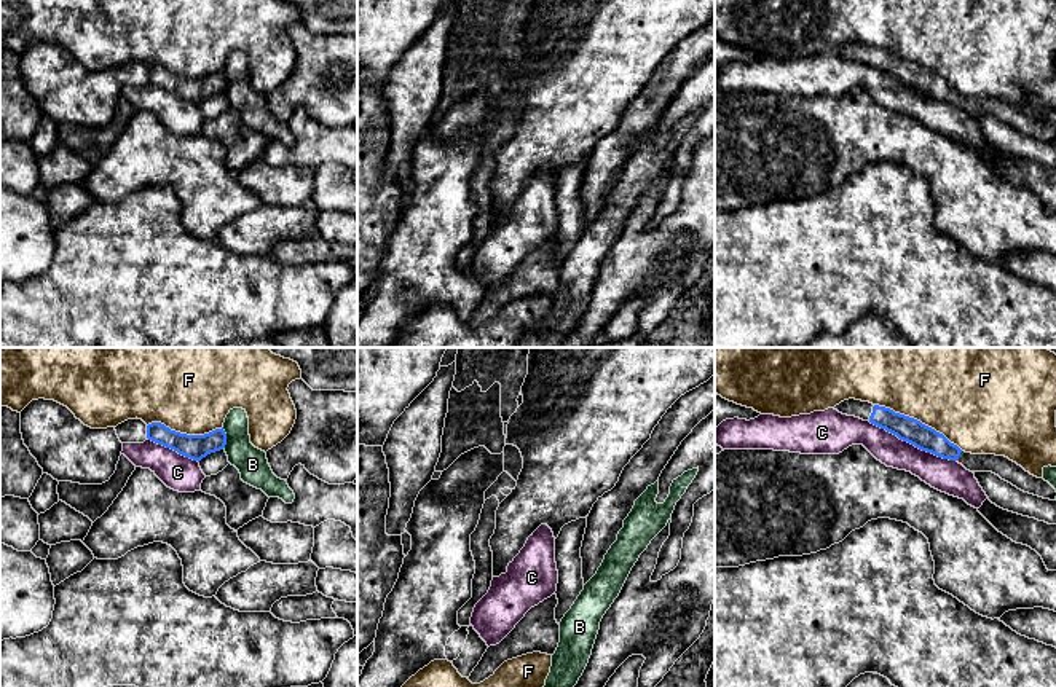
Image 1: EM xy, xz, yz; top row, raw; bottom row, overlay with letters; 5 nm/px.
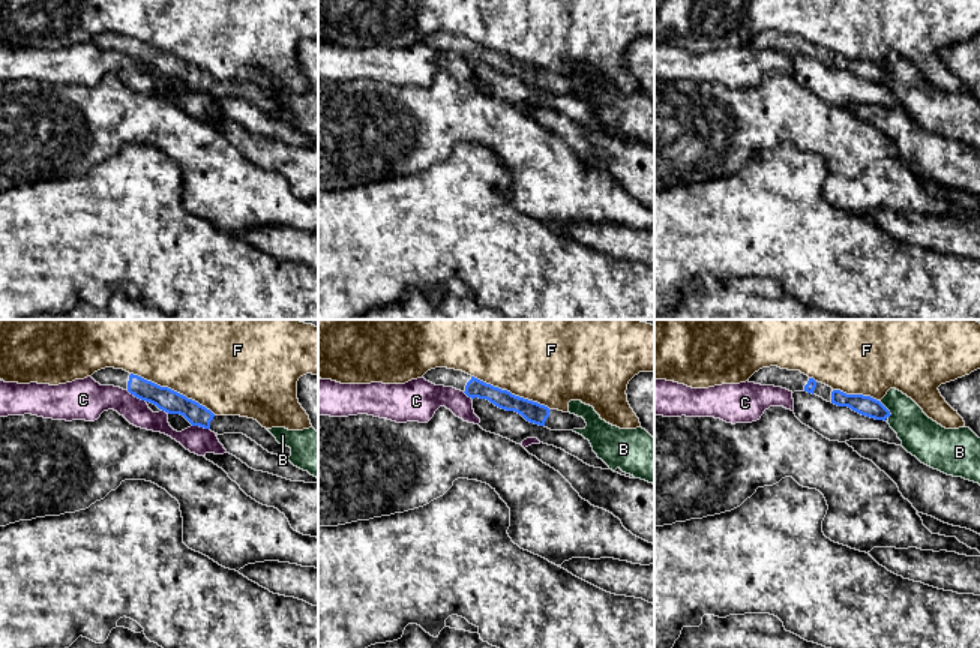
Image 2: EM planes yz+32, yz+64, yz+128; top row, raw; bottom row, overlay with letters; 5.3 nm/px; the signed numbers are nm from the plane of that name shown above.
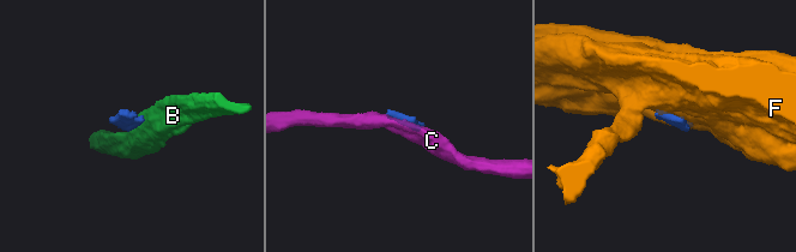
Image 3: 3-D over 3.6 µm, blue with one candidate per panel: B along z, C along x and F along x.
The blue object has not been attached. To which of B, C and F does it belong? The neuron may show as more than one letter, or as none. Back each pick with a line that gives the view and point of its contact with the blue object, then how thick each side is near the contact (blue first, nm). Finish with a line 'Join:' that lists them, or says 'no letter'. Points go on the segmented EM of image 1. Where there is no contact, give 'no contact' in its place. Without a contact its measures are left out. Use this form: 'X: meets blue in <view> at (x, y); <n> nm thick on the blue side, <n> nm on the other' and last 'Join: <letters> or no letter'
Join: no letter

